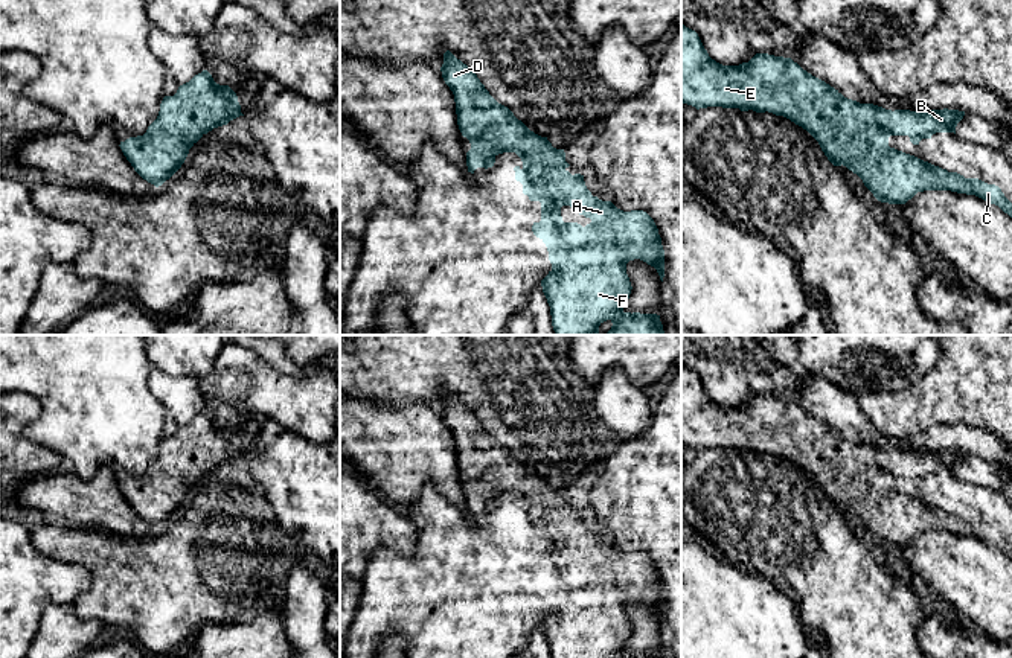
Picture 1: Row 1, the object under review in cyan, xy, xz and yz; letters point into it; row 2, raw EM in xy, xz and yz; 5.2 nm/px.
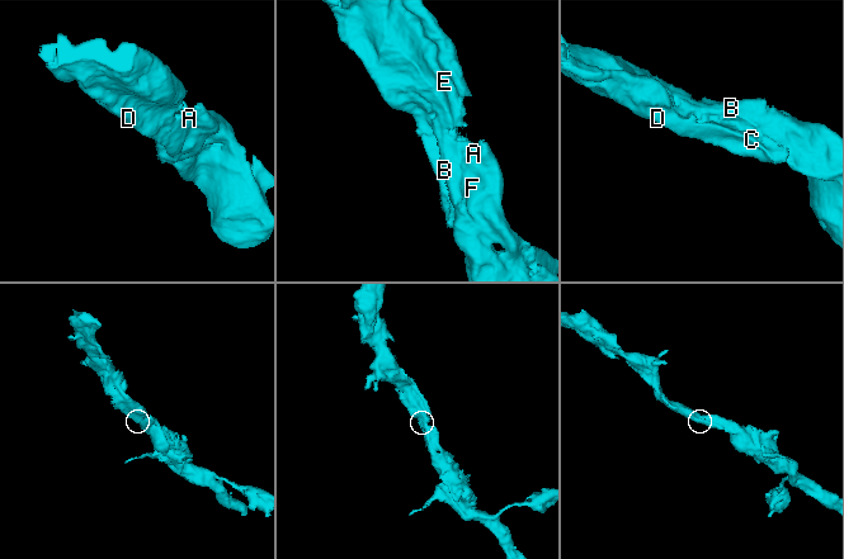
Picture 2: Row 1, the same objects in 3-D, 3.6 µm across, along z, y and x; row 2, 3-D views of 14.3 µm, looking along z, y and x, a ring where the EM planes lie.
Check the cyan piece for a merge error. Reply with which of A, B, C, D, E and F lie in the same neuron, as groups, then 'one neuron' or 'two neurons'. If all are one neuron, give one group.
A B C D E F; one neuron

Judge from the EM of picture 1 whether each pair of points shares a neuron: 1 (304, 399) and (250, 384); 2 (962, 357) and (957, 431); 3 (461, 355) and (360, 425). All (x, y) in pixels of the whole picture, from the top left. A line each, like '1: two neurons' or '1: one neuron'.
1: one neuron
2: two neurons
3: two neurons

